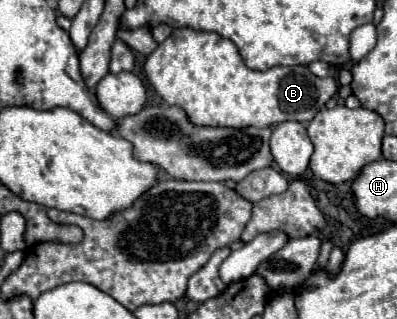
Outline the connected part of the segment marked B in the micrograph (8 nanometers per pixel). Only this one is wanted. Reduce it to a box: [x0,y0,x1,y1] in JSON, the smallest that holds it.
[145,28,337,128]

